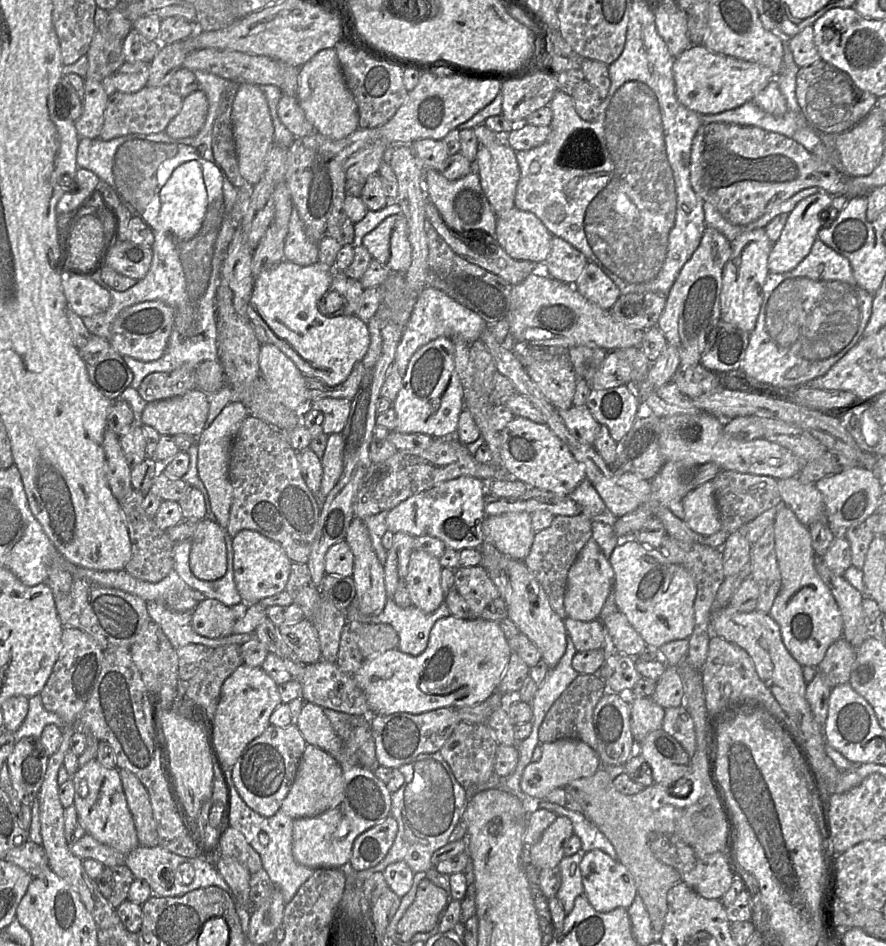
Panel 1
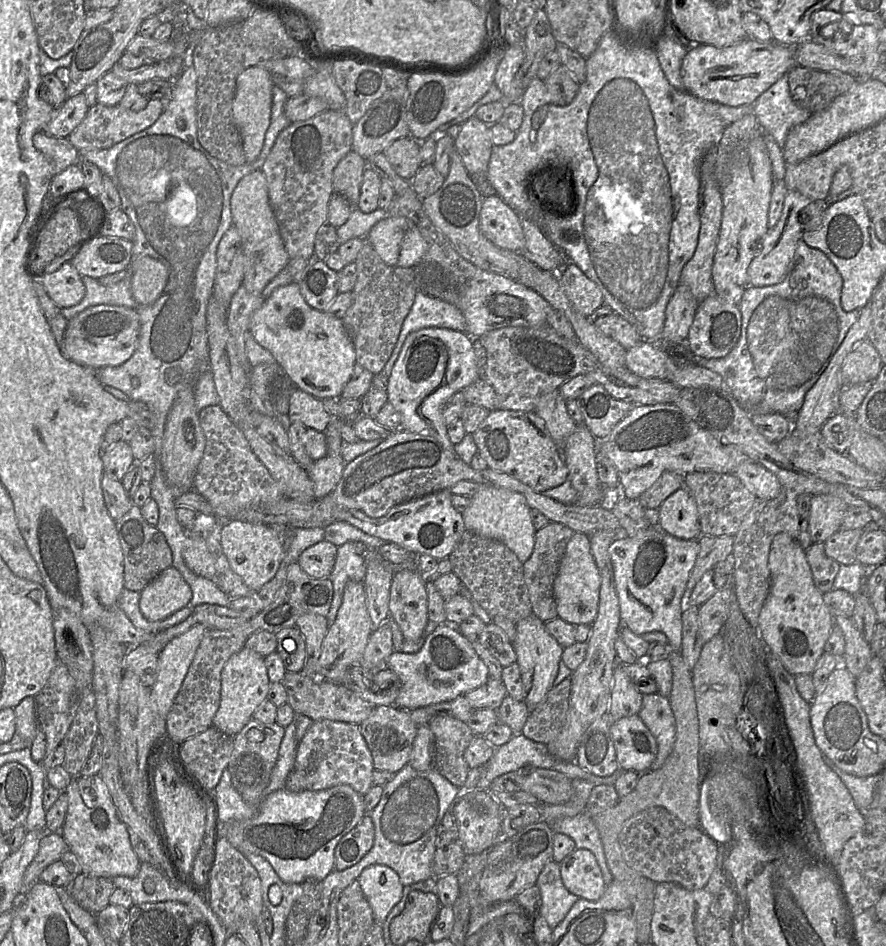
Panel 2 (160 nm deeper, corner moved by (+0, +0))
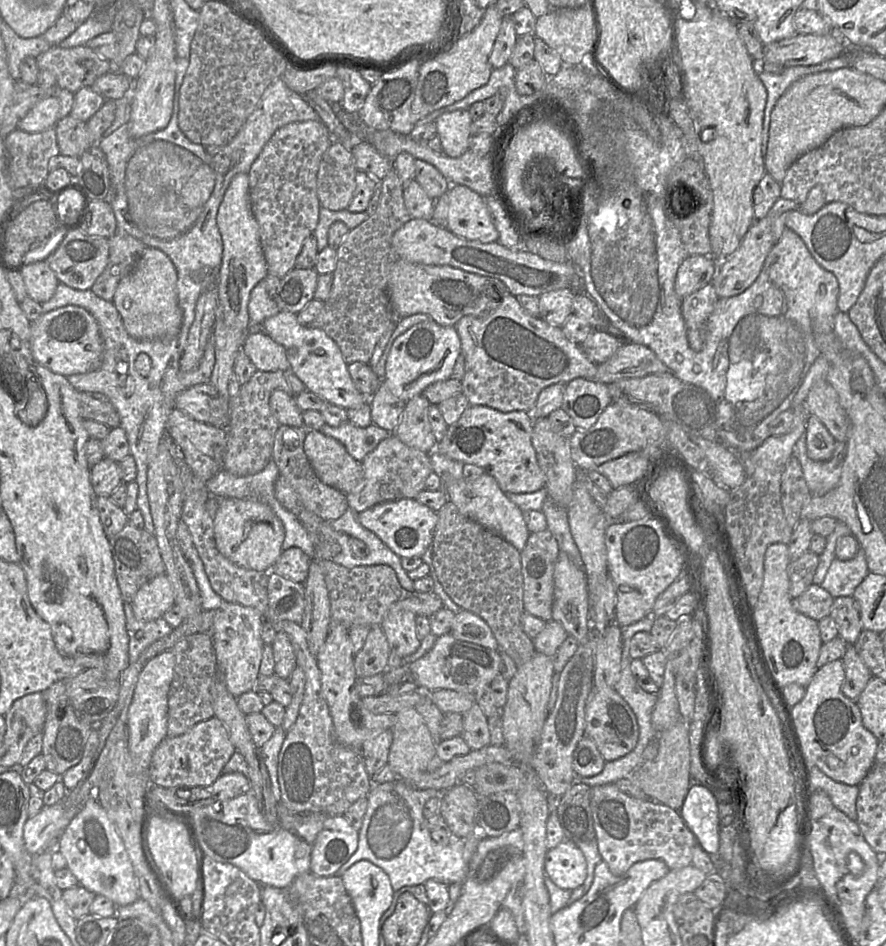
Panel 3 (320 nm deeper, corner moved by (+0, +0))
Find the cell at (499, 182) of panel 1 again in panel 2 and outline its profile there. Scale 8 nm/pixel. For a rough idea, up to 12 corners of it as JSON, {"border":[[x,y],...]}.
{"border":[[473,116],[454,147],[471,176],[486,175],[491,127]]}

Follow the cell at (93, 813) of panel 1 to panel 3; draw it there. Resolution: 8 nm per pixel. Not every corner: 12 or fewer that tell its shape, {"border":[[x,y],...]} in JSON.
{"border":[[96,798],[54,851],[117,907],[139,898],[123,840]]}

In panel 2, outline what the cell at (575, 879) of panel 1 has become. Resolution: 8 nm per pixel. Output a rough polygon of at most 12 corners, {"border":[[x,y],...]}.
{"border":[[545,865],[535,885],[538,915],[551,929],[579,897],[565,888],[560,865]]}

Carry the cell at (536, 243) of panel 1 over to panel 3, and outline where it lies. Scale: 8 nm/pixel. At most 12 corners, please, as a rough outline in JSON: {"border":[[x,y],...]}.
{"border":[[451,185],[432,221],[470,241],[499,239],[485,197]]}

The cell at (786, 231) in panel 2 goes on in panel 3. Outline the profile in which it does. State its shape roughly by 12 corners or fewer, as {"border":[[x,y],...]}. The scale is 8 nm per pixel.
{"border":[[780,197],[740,246],[718,263],[719,298],[755,282],[776,242],[773,218],[798,207]]}

